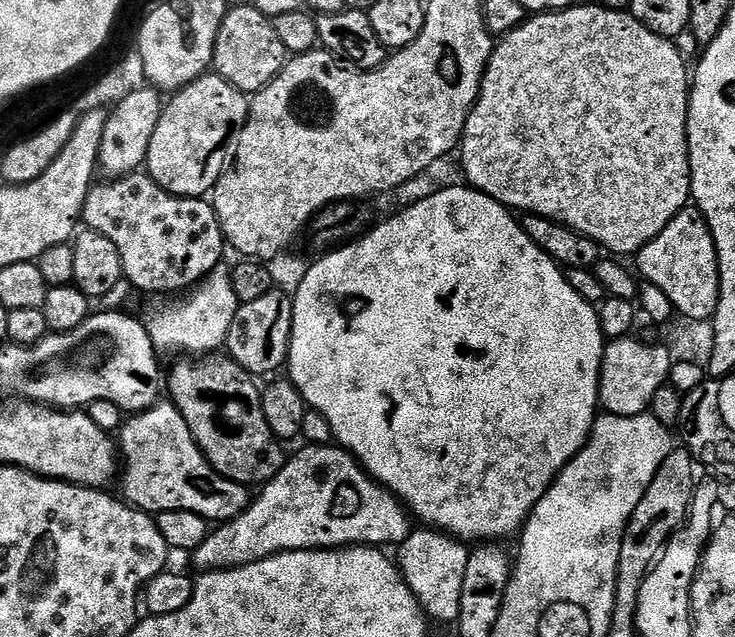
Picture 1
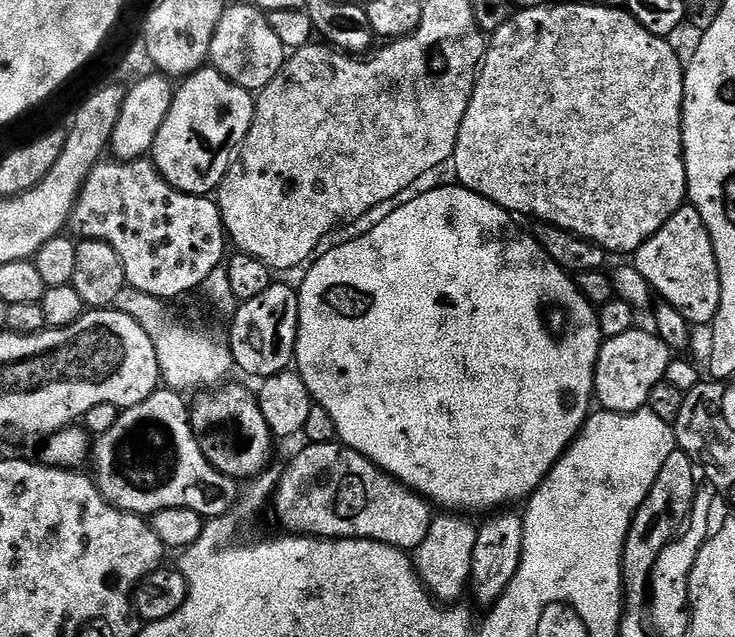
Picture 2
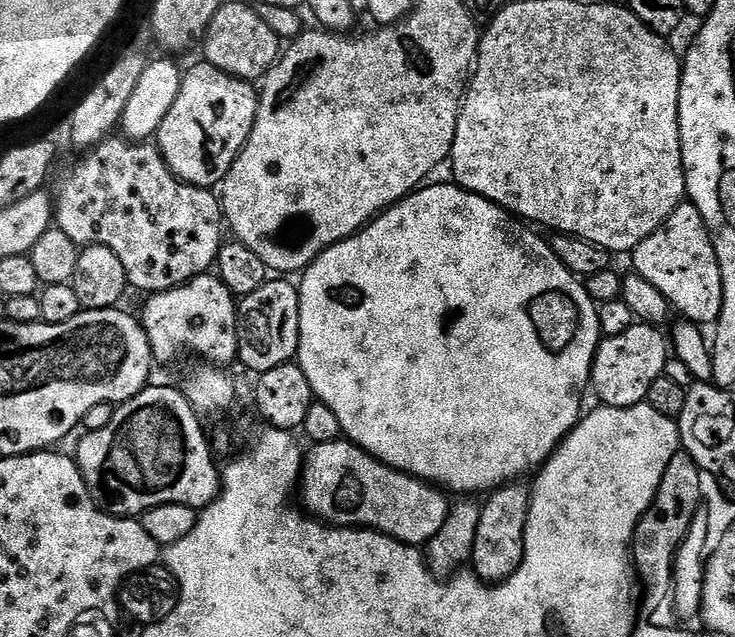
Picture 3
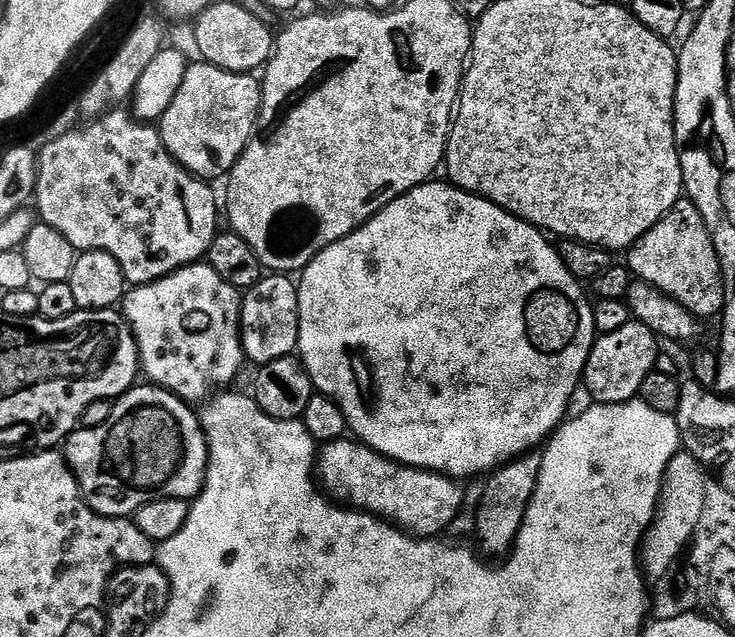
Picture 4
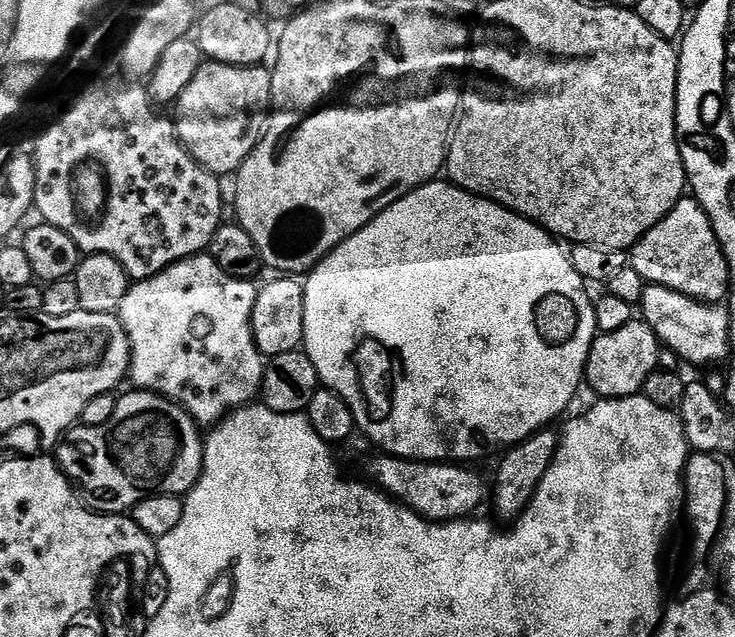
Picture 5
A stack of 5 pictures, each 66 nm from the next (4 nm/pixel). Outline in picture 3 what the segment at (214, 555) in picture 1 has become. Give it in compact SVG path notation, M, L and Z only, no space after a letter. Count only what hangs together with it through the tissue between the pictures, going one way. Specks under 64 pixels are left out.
M351 440L312 444L309 449L302 460L298 497L315 519L337 528L369 528L413 546L427 546L447 519L449 497L435 484L383 464Z

